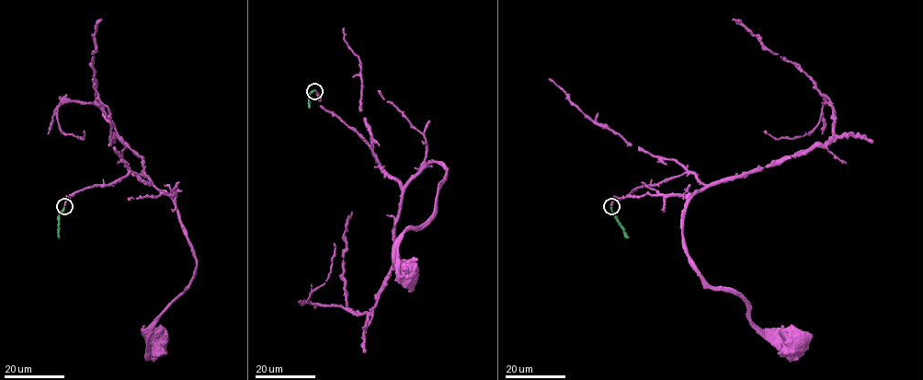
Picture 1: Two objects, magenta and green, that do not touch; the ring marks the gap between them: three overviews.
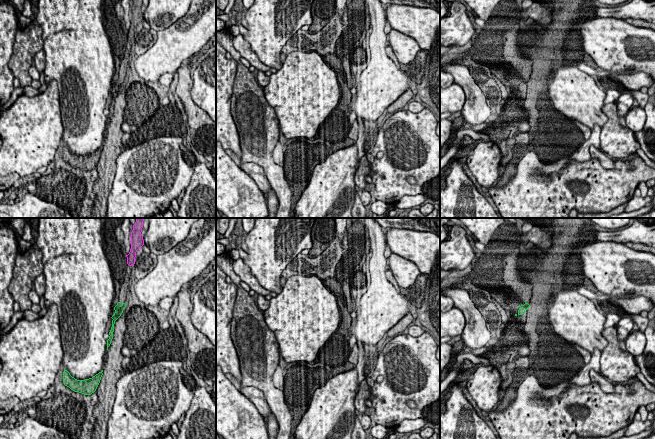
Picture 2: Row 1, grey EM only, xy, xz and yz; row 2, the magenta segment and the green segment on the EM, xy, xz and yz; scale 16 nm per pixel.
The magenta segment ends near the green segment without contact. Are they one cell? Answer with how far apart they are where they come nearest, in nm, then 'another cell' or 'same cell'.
600 nm | same cell

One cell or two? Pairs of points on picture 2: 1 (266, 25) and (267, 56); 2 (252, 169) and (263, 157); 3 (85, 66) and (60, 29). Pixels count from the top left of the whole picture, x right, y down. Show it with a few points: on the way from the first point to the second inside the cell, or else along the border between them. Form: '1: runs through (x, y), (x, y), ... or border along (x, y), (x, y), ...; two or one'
1: runs through (267, 33), (267, 48); one
2: border along (240, 159), (242, 162), (259, 164), (270, 183); two
3: runs through (79, 57), (76, 45), (69, 38); one

